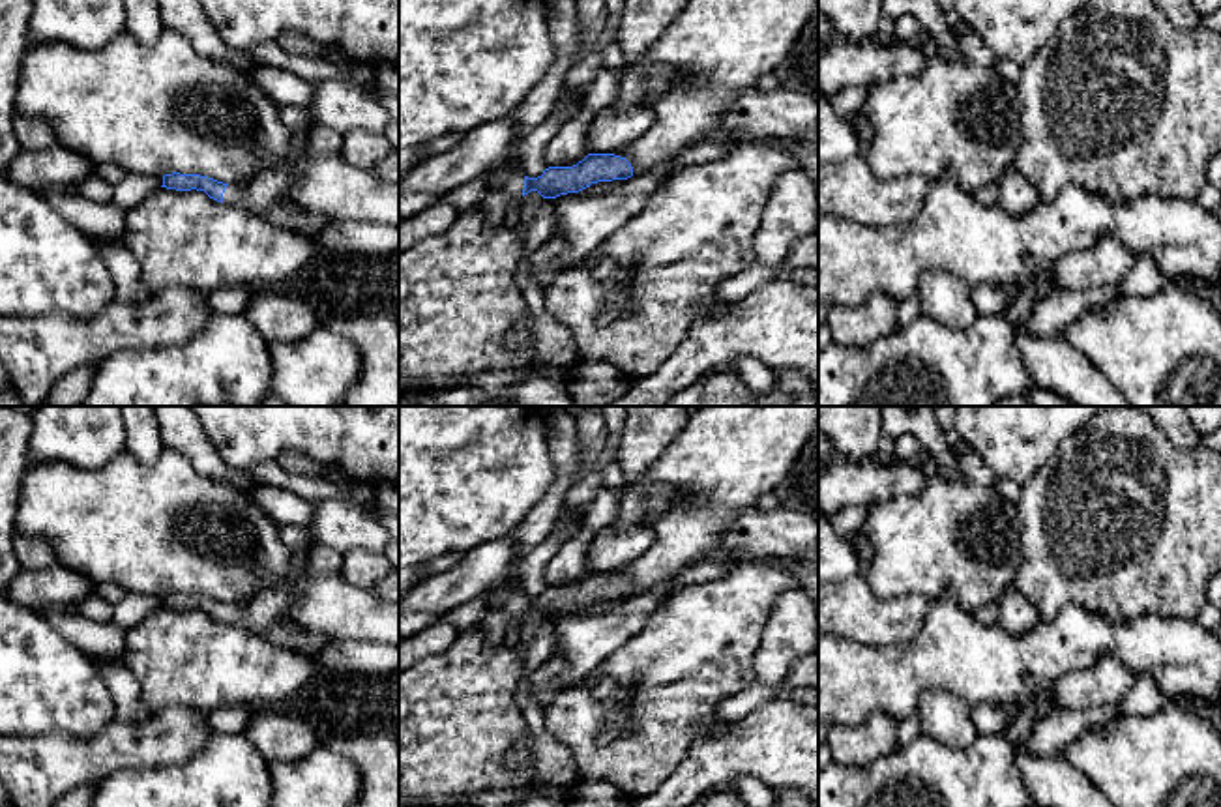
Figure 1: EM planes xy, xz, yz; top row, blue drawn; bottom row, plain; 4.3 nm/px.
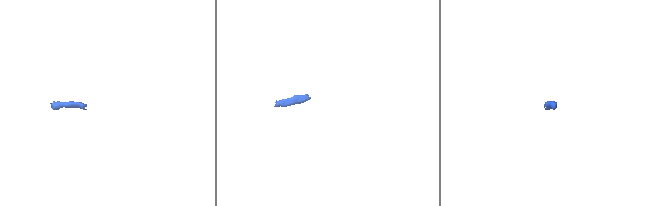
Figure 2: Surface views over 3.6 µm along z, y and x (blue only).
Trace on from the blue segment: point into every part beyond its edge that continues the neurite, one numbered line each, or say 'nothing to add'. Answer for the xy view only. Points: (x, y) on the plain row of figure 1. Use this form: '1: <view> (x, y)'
1: xy (264, 609)

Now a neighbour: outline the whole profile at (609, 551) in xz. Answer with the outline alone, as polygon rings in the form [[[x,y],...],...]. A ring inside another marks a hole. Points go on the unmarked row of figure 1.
[[[637,524],[624,532],[610,526],[599,530],[586,552],[588,573],[614,573],[639,560],[655,541],[648,524]]]

